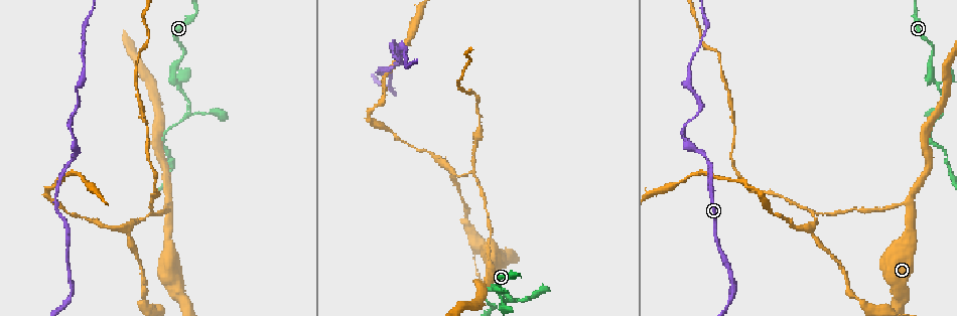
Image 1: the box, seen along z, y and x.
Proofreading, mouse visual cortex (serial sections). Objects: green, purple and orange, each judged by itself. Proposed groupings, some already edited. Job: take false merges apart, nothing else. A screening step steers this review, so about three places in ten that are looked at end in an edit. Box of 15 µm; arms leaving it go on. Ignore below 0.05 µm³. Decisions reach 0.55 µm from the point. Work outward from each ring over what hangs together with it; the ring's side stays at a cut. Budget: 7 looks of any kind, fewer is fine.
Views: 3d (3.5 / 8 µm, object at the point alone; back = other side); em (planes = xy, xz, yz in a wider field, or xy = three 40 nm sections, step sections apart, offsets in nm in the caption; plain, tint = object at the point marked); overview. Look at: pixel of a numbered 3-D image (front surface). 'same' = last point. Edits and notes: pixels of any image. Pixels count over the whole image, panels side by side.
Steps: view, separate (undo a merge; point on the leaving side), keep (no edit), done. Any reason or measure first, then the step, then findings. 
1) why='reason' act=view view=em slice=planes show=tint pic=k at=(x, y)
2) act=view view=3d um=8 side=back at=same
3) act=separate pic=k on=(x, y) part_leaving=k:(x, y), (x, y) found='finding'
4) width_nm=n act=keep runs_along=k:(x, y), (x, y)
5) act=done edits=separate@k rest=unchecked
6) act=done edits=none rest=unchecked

why='three arms meet' act=view view=3d um=3.5 side=back pic=1 at=(907, 204)

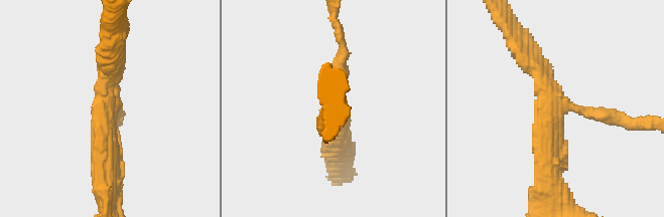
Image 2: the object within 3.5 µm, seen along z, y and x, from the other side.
act=view view=em slice=xy step=3 show=tint pic=2 at=(109, 114)

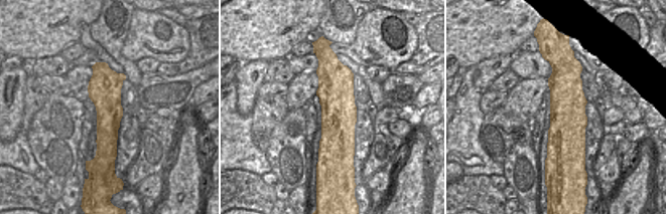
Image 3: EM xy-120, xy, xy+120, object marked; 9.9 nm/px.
width_nm=360 act=keep runs_along=3:(324, 54), (336, 80), (341, 159) found='all the same cell'

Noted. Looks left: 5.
why='arms part here' act=view view=3d um=3.5 pic=1 at=(814, 214)

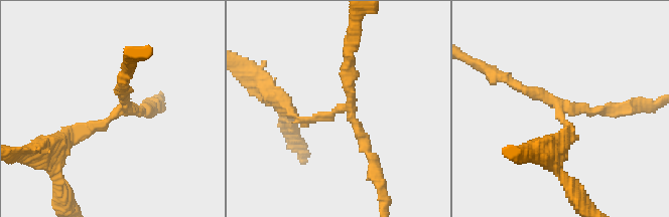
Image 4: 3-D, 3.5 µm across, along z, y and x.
arms=3 arm_widths_nm=150,200,200 act=separate pic=4 on=(87, 126) part_leaving=4:(116, 113), (60, 143), (57, 174) found='two cells meet here'

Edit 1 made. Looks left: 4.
act=view view=3d um=3.5 pic=1 at=(398, 61)

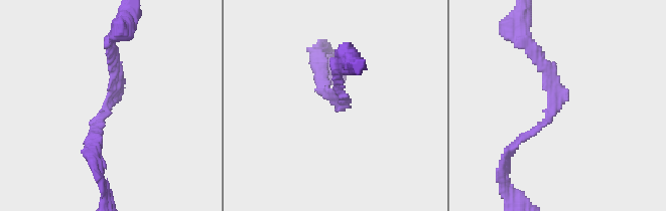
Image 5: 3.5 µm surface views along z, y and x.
act=view view=em slice=planes show=plain pic=5 at=(113, 93)

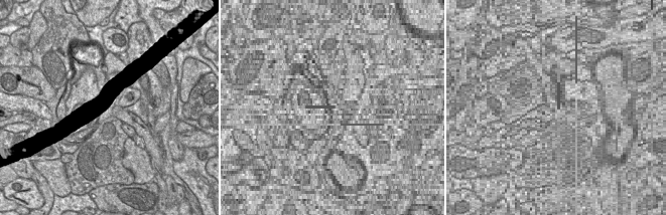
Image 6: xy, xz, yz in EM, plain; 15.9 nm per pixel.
act=view view=em slice=planes show=tint at=same

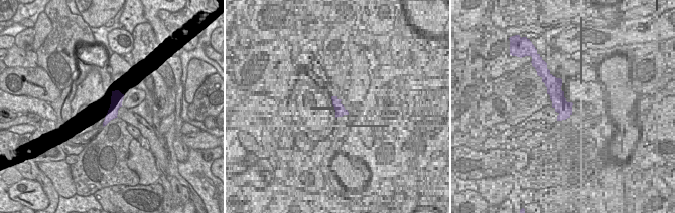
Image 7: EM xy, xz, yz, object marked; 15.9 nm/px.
act=keep found='all the same cell'

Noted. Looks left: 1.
act=done edits=separate@4 rest=unchecked

